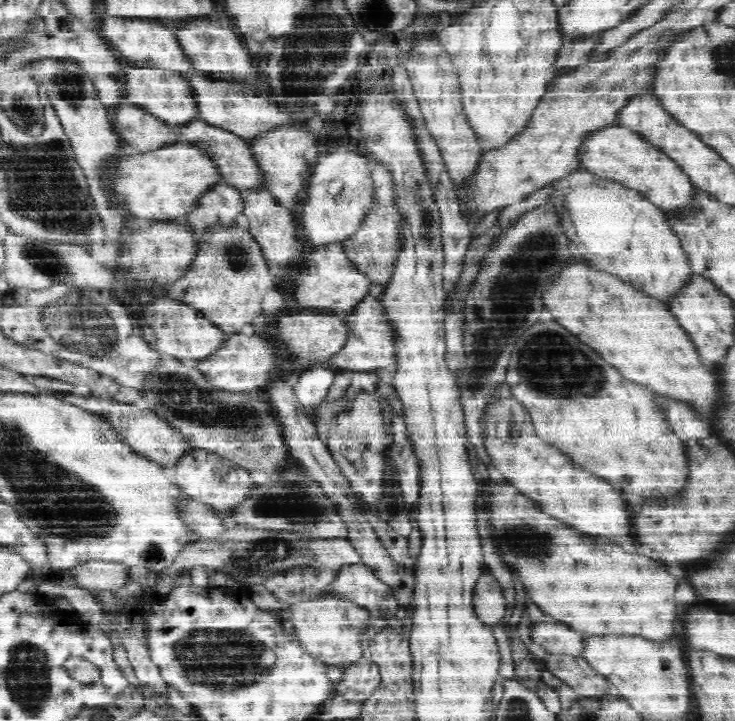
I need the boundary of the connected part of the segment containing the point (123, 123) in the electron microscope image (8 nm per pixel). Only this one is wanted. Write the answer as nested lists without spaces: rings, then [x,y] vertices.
[[[138,104],[124,106],[114,121],[115,130],[124,138],[125,157],[174,145],[183,138],[180,126],[163,121]]]

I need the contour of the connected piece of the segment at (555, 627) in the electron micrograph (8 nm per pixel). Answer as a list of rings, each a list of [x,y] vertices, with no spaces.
[[[560,620],[538,624],[532,641],[548,650],[550,654],[575,657],[584,656],[588,646],[585,633],[578,632],[571,625]]]

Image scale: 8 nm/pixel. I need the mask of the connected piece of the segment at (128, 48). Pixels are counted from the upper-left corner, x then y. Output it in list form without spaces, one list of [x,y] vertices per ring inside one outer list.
[[[106,18],[104,30],[106,30],[104,34],[112,38],[112,44],[120,50],[120,54],[132,60],[132,68],[150,66],[150,68],[168,68],[179,74],[194,72],[194,64],[182,48],[183,42],[178,38],[176,28],[142,18]]]

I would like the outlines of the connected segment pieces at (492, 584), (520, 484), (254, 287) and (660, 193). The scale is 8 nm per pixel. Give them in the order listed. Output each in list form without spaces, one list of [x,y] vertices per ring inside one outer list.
[[[490,572],[482,573],[473,590],[473,607],[478,618],[488,624],[496,624],[507,618],[506,601],[502,588]]]
[[[513,396],[496,402],[488,410],[488,422],[483,430],[488,435],[484,446],[492,464],[521,494],[538,504],[544,514],[550,514],[576,532],[600,536],[598,542],[624,544],[634,540],[634,514],[622,492],[582,470],[567,454],[540,437],[522,402]]]
[[[237,227],[217,229],[205,235],[200,254],[190,266],[188,274],[170,286],[170,290],[165,290],[170,298],[178,298],[200,308],[208,320],[216,322],[216,325],[222,326],[226,332],[234,334],[264,314],[262,300],[268,292],[278,290],[280,281],[274,274],[270,274],[268,260],[255,235]]]
[[[610,126],[591,134],[587,142],[584,142],[583,150],[580,150],[580,159],[584,168],[592,174],[637,190],[638,194],[676,218],[696,218],[699,214],[696,204],[699,190],[692,183],[690,175],[662,149],[658,150],[656,145],[650,144],[648,139],[631,128]]]

